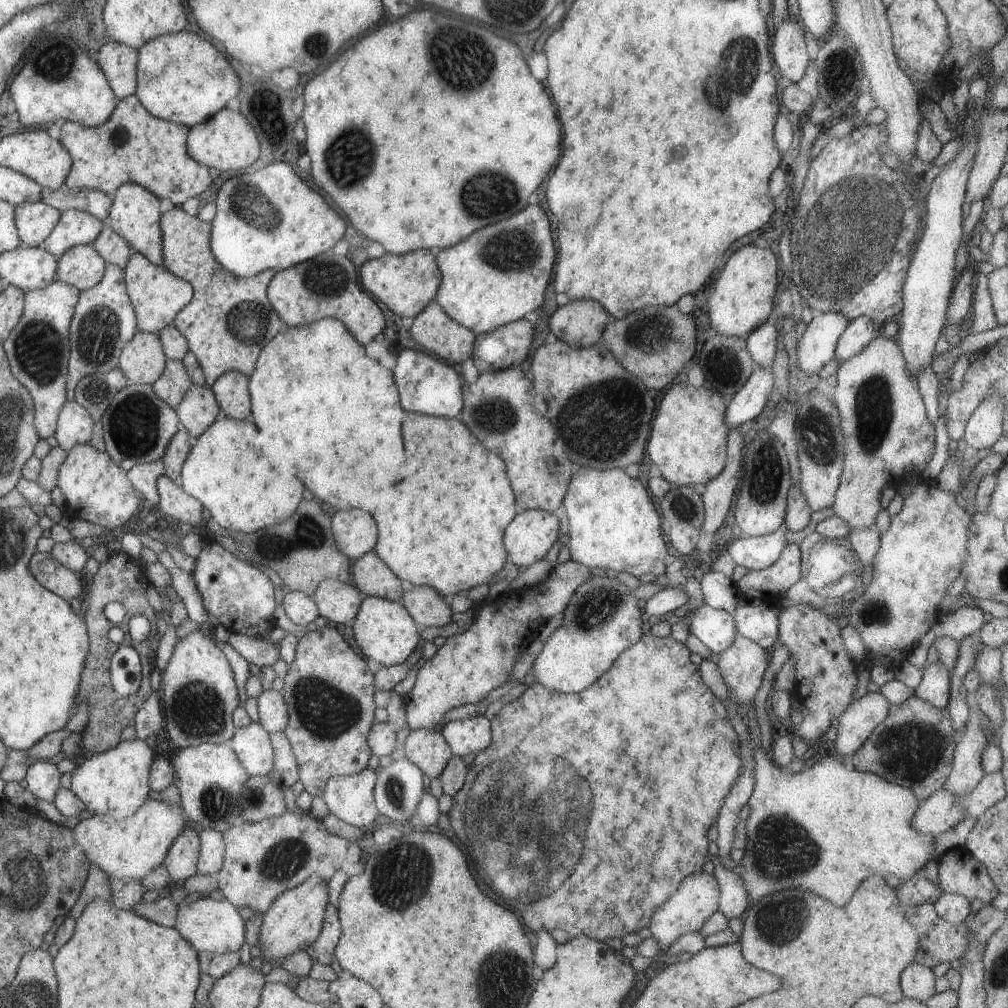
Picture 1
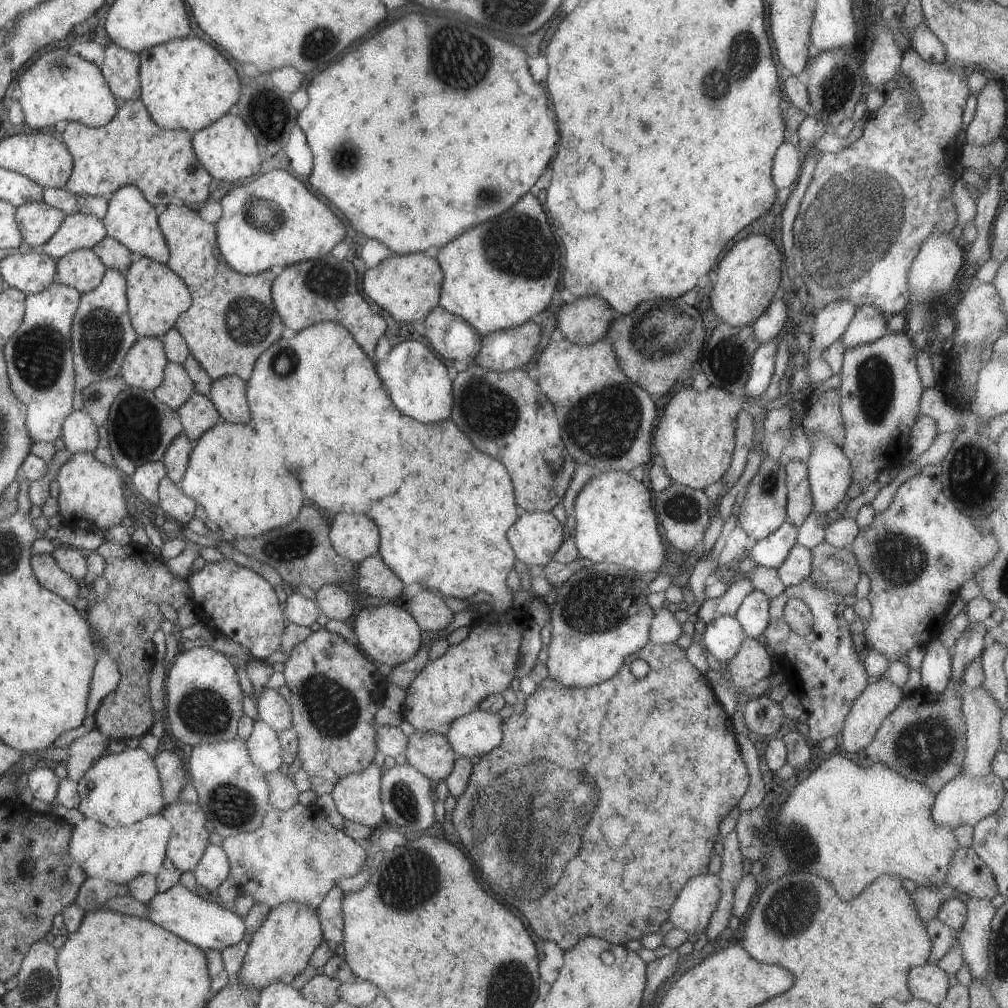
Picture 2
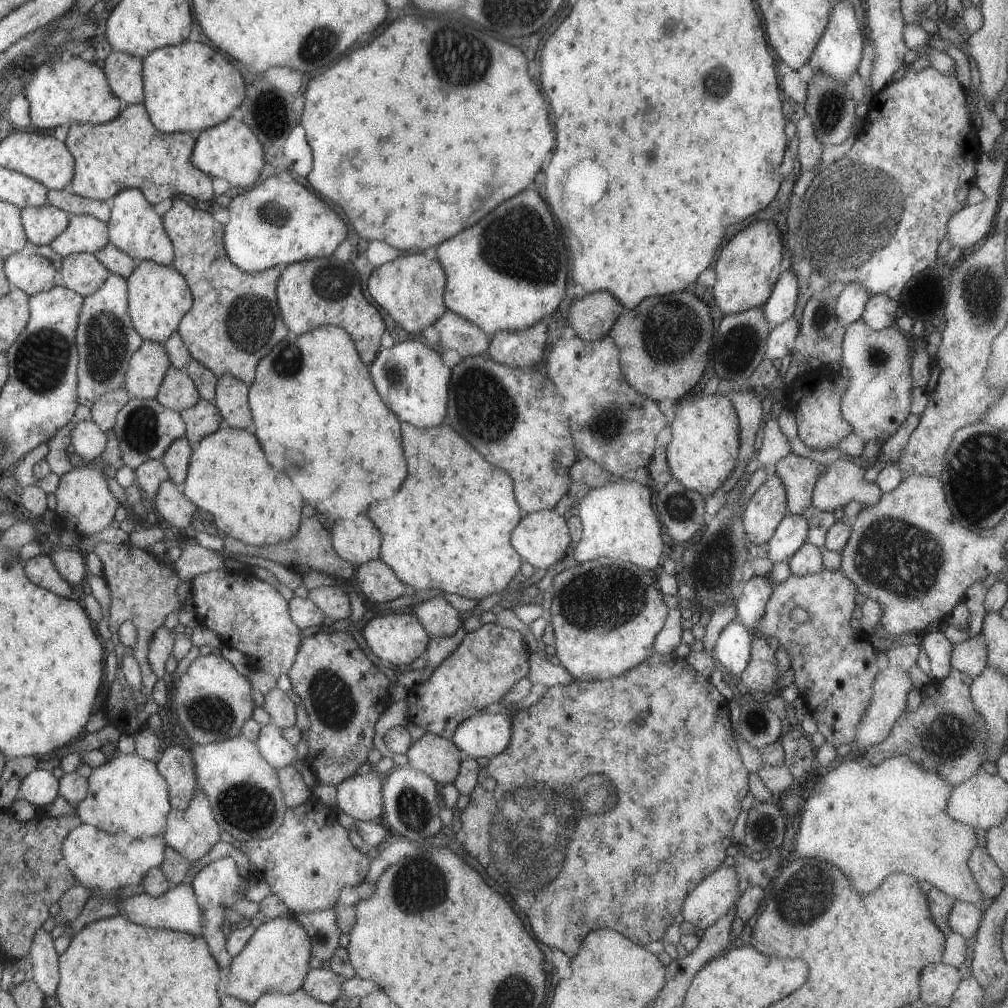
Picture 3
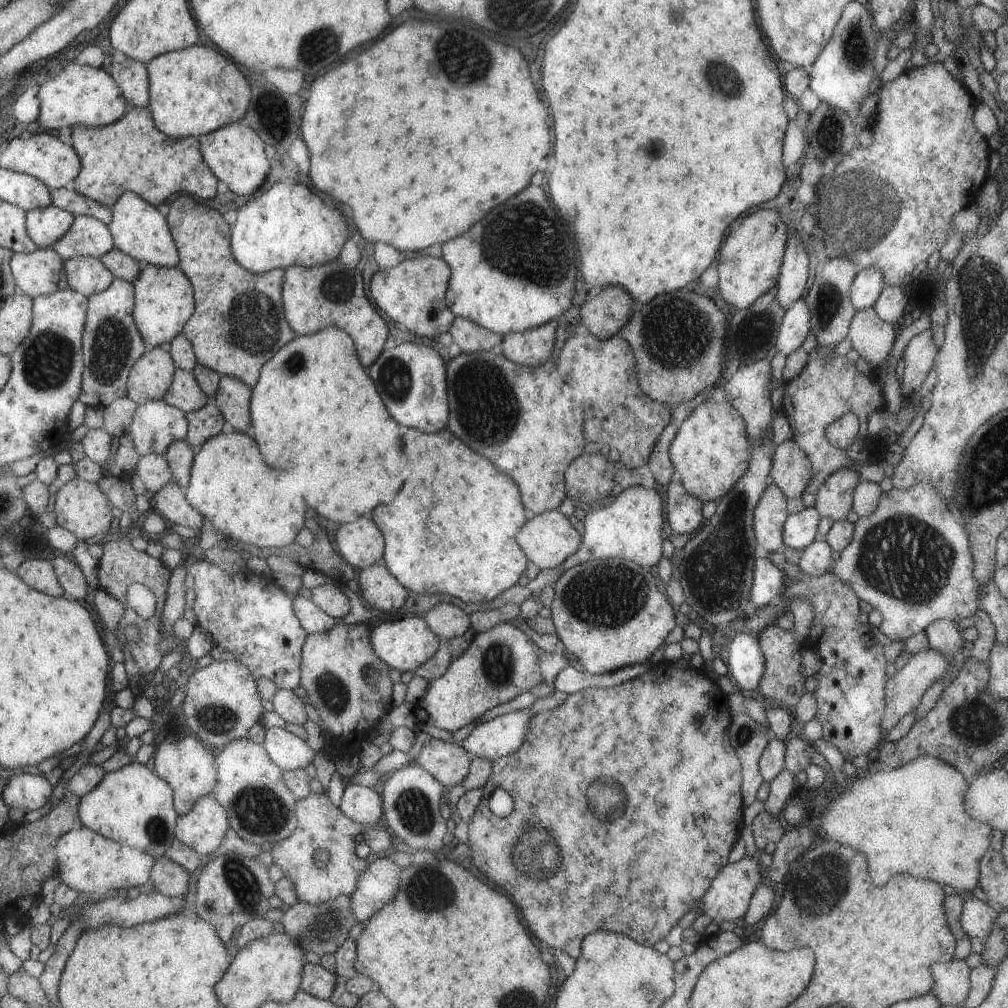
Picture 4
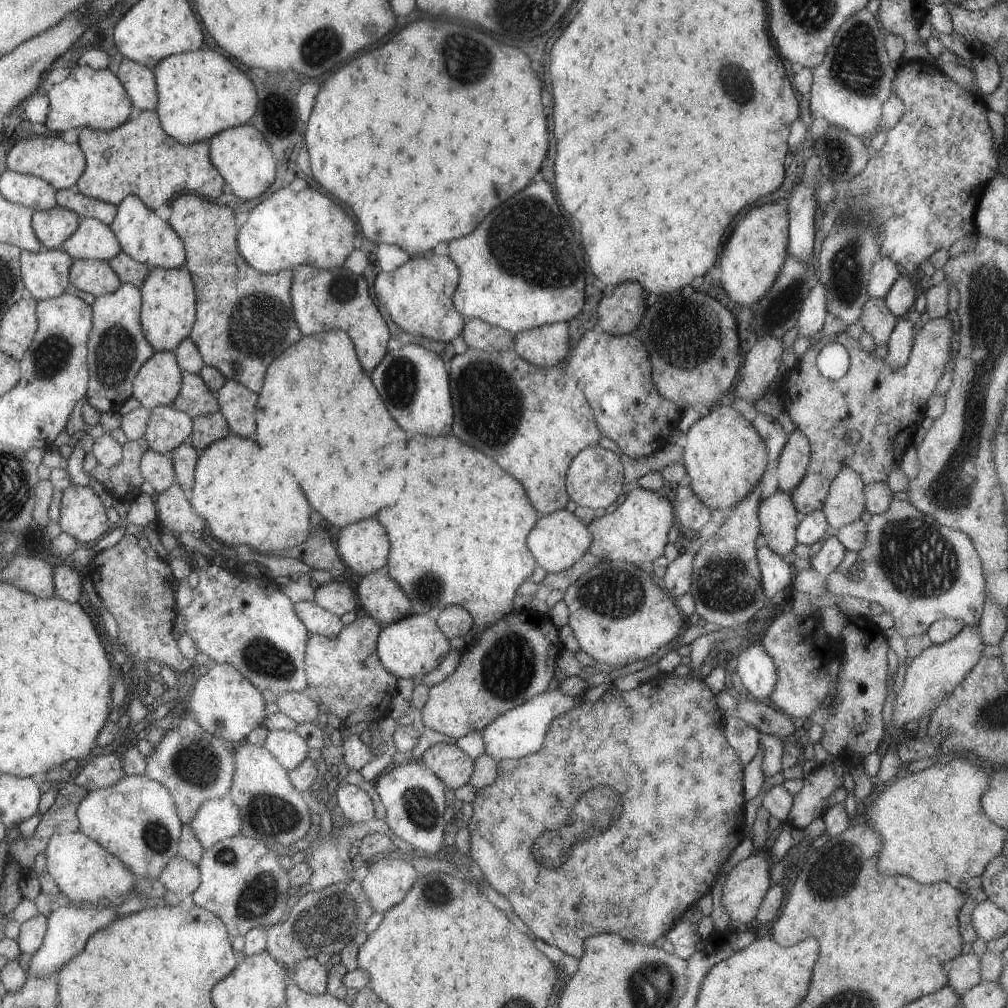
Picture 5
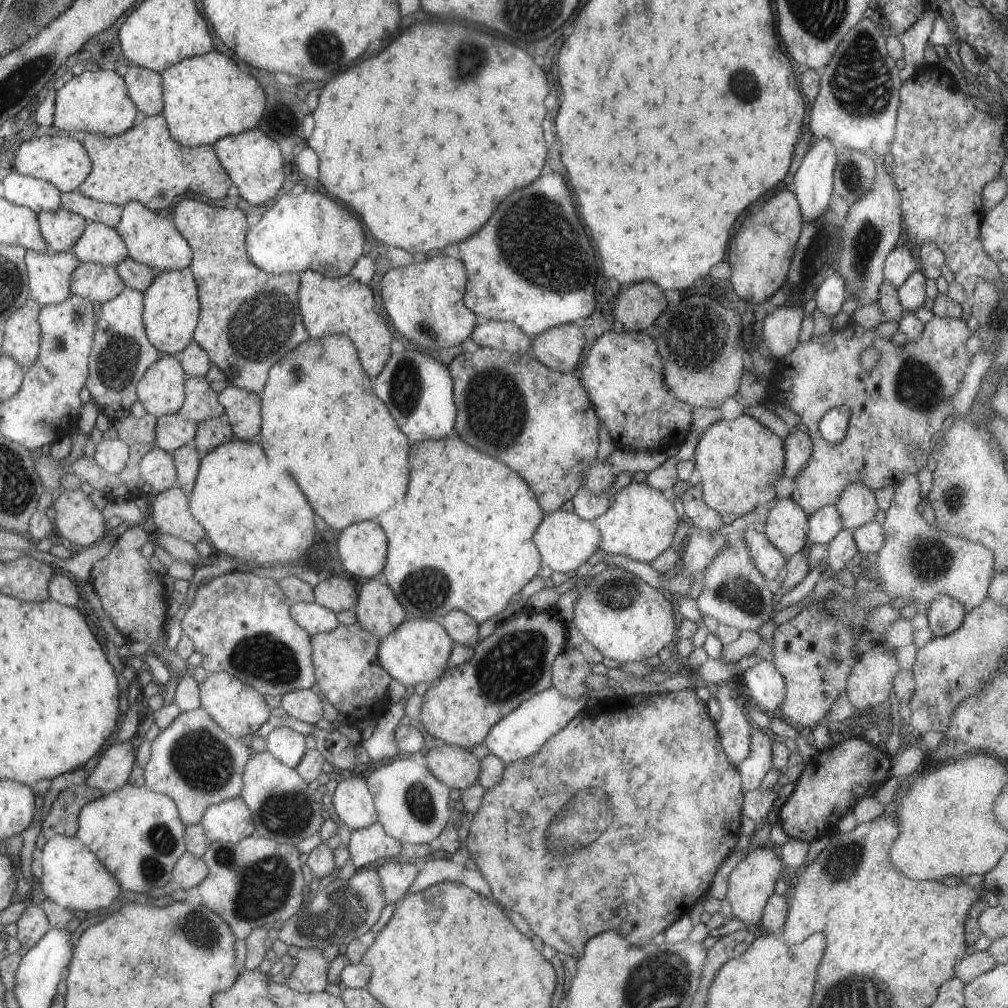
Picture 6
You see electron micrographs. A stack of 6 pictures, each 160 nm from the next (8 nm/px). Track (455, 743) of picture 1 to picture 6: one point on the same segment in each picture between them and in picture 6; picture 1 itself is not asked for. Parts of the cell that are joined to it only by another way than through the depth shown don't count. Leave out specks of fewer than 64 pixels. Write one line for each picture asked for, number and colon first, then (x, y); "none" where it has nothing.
2: (477, 733)
3: (481, 735)
4: (503, 735)
5: (518, 732)
6: (519, 734)

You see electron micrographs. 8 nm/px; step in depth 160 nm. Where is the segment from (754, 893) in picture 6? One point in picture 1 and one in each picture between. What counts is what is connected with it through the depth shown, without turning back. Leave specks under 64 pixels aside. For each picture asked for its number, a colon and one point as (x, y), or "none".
1: (696, 899)
2: (691, 911)
3: (716, 894)
4: (727, 896)
5: (746, 883)

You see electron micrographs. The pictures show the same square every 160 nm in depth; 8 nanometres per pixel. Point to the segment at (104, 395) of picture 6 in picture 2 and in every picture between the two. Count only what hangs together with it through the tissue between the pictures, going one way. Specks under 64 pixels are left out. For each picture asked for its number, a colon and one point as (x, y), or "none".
2: (101, 333)
3: (105, 338)
4: (111, 343)
5: (116, 348)

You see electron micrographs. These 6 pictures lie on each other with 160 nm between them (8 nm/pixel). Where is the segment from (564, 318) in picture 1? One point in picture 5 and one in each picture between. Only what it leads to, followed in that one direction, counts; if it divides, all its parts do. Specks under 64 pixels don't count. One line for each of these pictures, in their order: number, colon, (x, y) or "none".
2: (584, 321)
3: (591, 316)
4: (603, 316)
5: (620, 312)

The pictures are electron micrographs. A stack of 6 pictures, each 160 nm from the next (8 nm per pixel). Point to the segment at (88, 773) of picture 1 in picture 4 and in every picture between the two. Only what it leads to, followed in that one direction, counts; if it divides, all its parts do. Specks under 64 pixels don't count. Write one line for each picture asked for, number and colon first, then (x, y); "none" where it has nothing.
2: (120, 789)
3: (126, 794)
4: (132, 806)

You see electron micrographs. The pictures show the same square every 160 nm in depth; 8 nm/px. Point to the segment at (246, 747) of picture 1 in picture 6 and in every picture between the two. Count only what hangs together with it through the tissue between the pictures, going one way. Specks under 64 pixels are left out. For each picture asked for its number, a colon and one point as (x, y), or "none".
2: (264, 748)
3: (277, 751)
4: (286, 751)
5: (287, 747)
6: (286, 745)

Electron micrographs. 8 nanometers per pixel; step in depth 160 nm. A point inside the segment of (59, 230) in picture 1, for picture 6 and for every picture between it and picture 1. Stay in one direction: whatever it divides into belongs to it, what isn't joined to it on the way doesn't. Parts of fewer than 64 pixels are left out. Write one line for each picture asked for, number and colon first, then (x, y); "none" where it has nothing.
2: (77, 231)
3: (83, 234)
4: (87, 237)
5: (92, 239)
6: (98, 243)

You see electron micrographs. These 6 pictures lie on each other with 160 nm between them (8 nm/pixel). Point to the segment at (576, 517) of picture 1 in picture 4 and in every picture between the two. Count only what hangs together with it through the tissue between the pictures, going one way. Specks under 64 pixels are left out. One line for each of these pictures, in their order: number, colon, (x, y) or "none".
2: (599, 615)
3: (605, 611)
4: (608, 611)

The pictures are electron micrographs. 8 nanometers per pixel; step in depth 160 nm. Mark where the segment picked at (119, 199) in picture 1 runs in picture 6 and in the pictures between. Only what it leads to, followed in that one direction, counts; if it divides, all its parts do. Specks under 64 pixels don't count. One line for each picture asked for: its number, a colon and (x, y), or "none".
2: (129, 219)
3: (134, 228)
4: (139, 230)
5: (147, 239)
6: (151, 240)

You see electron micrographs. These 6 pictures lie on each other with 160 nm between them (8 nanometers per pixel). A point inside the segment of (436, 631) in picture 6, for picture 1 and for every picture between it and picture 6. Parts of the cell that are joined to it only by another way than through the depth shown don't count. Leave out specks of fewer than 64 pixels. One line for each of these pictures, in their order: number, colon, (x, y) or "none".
1: (383, 630)
2: (388, 634)
3: (398, 638)
4: (405, 643)
5: (412, 646)

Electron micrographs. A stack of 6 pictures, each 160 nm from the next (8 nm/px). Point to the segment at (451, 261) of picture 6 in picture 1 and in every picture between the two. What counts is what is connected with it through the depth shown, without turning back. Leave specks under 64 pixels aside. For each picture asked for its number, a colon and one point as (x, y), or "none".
1: (405, 284)
2: (407, 286)
3: (409, 288)
4: (412, 293)
5: (418, 295)

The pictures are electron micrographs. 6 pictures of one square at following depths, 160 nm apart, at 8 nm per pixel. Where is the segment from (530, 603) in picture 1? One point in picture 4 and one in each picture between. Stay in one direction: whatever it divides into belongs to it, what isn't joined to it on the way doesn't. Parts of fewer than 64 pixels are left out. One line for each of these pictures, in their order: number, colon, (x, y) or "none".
2: (483, 663)
3: (487, 662)
4: (499, 664)

